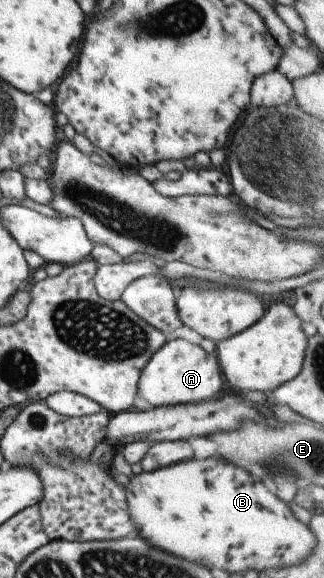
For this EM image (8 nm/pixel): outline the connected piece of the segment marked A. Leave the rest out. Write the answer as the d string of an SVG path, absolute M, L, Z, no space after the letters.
M185 340L167 341L158 352L155 352L141 370L136 385L136 396L146 400L152 407L177 407L178 405L203 403L221 395L217 394L217 392L226 391L227 384L222 376L217 355L207 354L202 347Z

